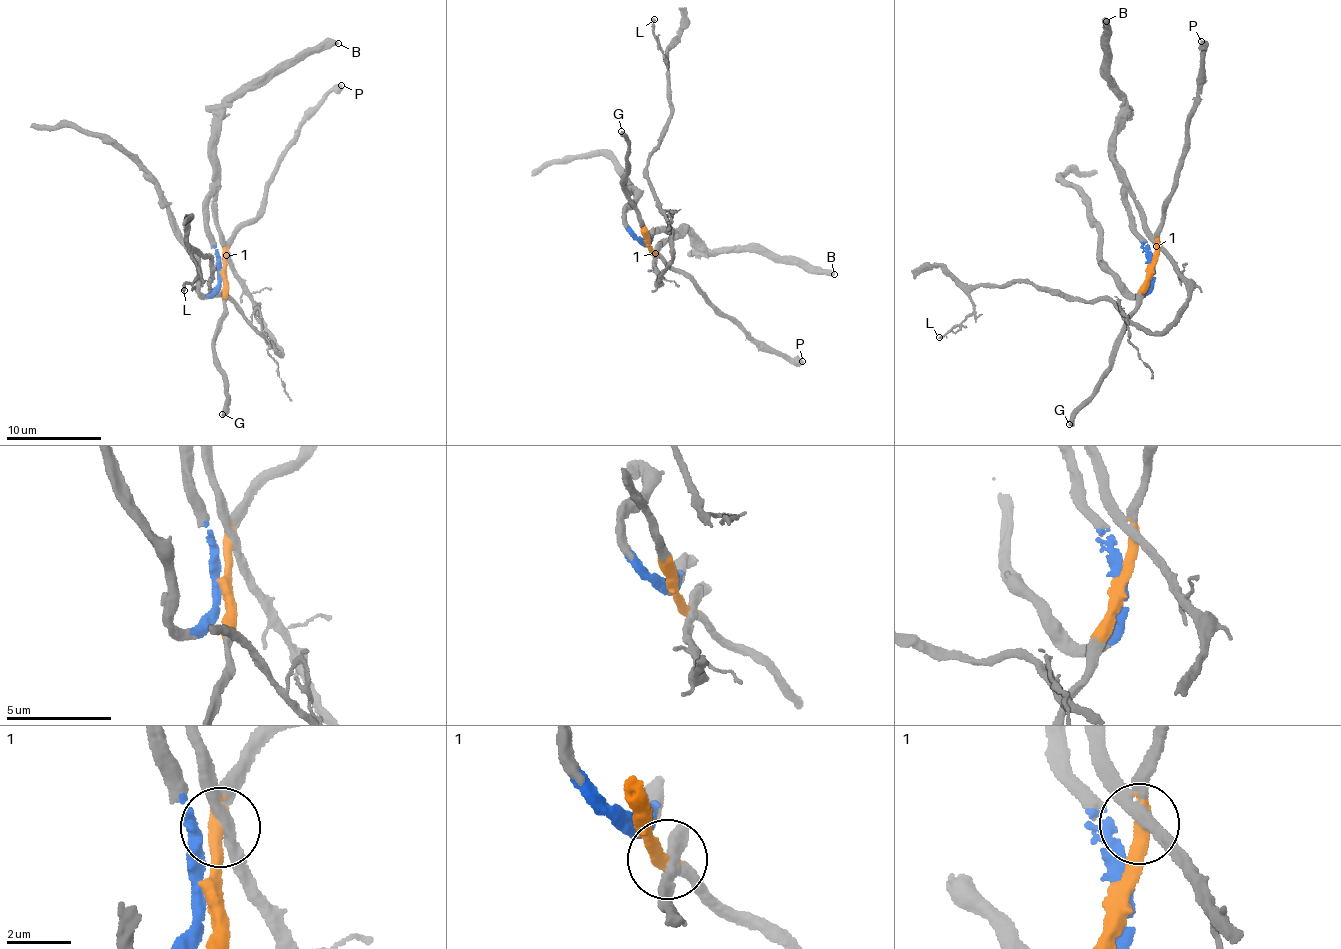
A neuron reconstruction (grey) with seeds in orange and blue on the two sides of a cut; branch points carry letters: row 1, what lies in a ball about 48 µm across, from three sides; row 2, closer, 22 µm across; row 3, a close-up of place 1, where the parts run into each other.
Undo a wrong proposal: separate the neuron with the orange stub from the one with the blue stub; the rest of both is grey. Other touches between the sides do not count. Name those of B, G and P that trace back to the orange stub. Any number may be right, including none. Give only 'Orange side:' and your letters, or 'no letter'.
Orange side: G, P

